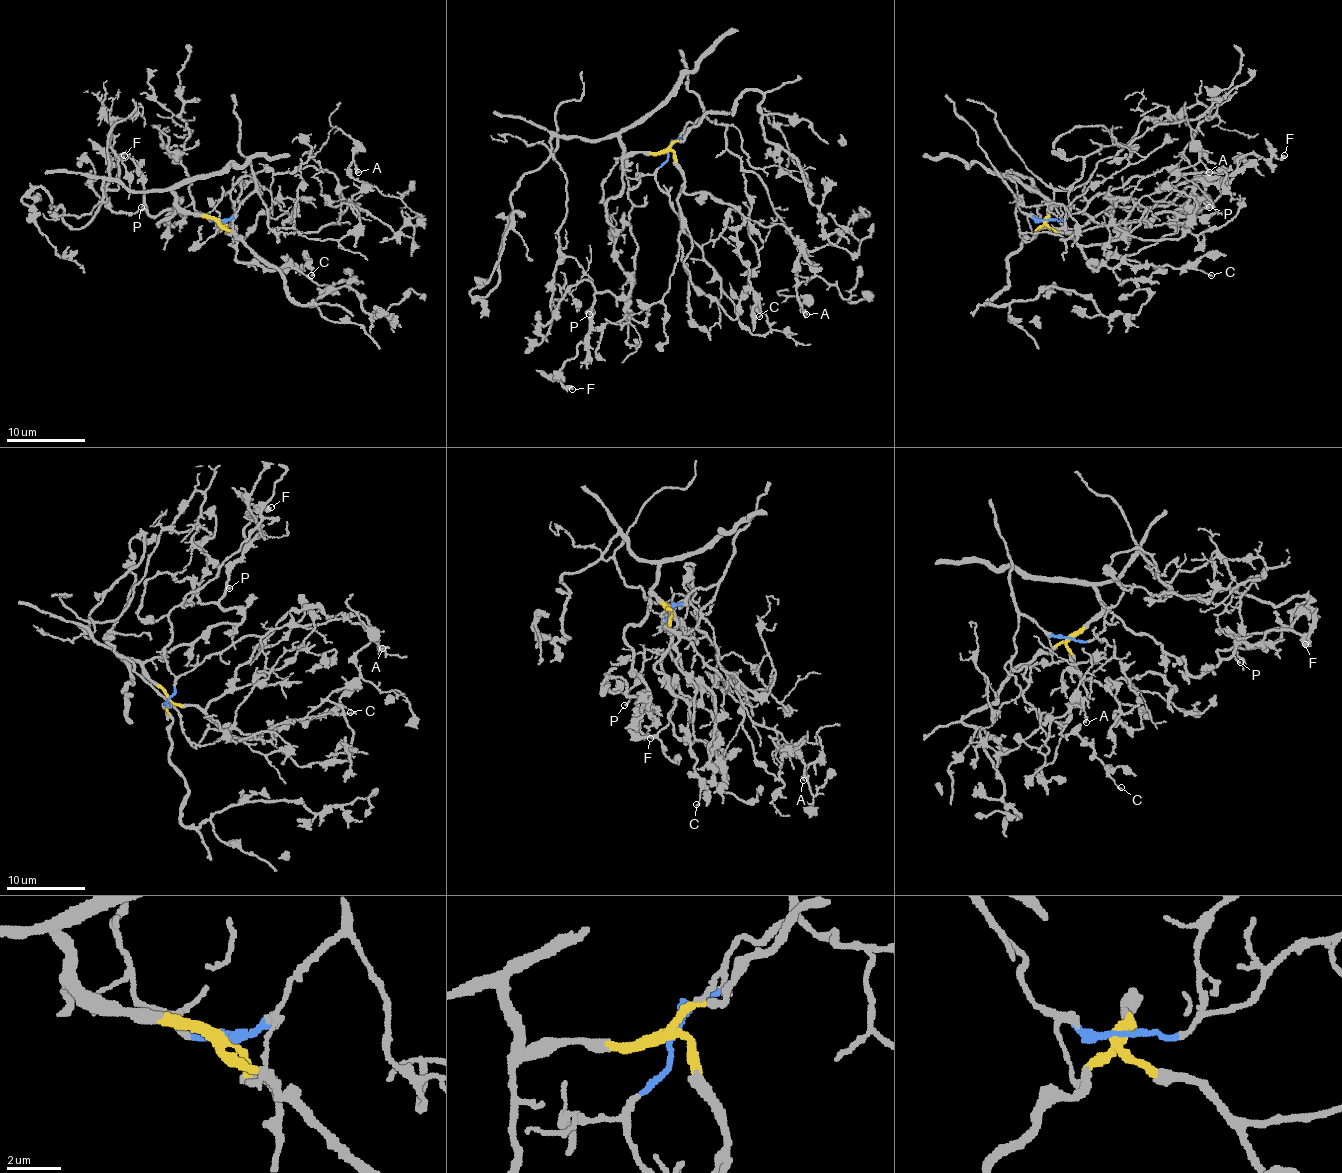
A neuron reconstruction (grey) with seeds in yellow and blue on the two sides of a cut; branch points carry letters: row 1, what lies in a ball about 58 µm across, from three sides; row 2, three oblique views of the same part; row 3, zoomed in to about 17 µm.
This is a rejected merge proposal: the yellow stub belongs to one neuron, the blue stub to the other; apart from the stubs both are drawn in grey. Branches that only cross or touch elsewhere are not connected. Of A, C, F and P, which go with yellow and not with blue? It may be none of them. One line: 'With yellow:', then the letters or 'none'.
With yellow: C, F, P

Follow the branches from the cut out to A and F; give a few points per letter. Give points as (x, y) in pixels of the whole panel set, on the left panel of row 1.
A: (219, 220), (255, 192), (273, 230), (316, 232), (336, 224), (366, 184), (348, 168), (354, 163), (358, 172)
F: (219, 220), (174, 206), (158, 226), (184, 216), (146, 212), (129, 155), (107, 157), (125, 155)

